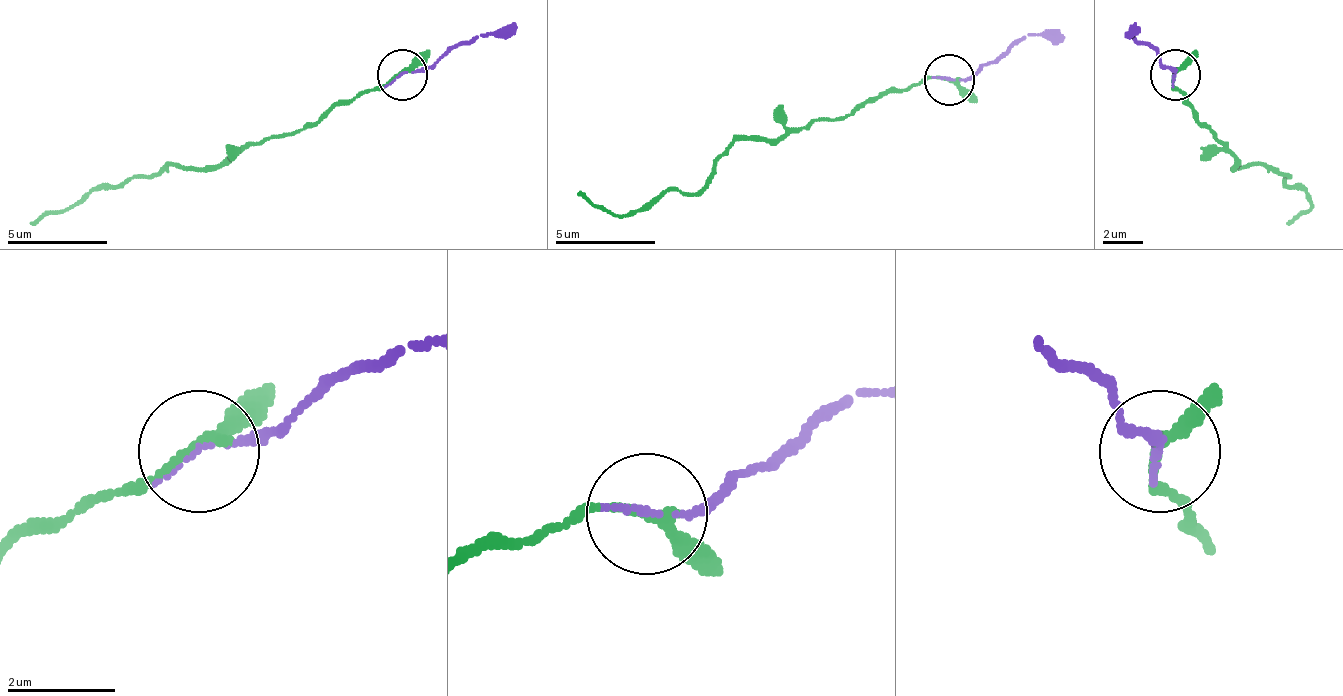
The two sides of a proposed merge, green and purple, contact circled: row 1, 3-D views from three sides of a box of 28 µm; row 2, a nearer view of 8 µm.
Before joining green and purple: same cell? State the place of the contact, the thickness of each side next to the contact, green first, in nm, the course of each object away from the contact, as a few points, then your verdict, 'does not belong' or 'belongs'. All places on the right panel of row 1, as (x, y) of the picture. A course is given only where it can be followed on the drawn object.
(1175, 74) | 180/110 nm | green via (1176, 76), (1186, 106), (1237, 156), (1237, 166), (1277, 166), (1292, 186), (1312, 201), (1287, 222) | purple via (1176, 76), (1176, 71), (1131, 36), (1136, 20) | belongs

